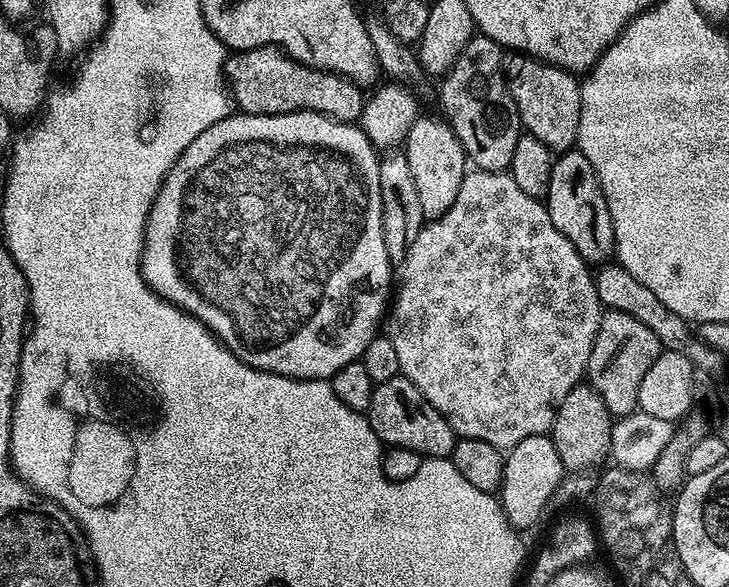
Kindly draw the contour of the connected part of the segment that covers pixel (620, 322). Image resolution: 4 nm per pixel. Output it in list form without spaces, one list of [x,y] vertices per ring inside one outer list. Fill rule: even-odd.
[[[605,311],[600,318],[598,334],[594,342],[594,350],[590,350],[590,362],[586,373],[587,383],[606,402],[606,410],[613,417],[628,416],[637,411],[639,387],[647,370],[661,354],[658,338],[638,322],[638,318],[630,318],[630,314]]]

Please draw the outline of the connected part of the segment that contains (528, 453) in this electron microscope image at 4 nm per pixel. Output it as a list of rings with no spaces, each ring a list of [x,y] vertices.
[[[551,435],[522,438],[522,442],[507,449],[504,458],[504,477],[500,483],[498,499],[508,523],[517,530],[538,523],[540,515],[549,507],[551,495],[565,473],[564,464],[558,458],[558,450],[554,450]]]

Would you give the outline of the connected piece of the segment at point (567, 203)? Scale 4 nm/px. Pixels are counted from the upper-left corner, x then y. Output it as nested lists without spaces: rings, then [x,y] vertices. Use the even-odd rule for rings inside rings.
[[[578,148],[561,153],[553,161],[544,205],[550,214],[550,222],[558,226],[562,235],[570,238],[570,246],[578,250],[578,254],[587,264],[600,266],[613,259],[616,243],[614,226],[610,218],[610,206],[606,206],[605,196],[602,194],[593,167]]]

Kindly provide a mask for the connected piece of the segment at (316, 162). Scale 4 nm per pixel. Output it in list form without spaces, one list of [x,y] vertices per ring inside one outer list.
[[[291,112],[273,116],[229,114],[210,130],[202,130],[178,158],[156,195],[148,215],[144,258],[144,280],[164,300],[198,318],[239,360],[263,372],[295,380],[327,380],[350,362],[363,357],[372,337],[381,331],[394,292],[394,262],[388,257],[382,230],[382,186],[378,186],[378,149],[355,123],[343,124],[321,112]]]

